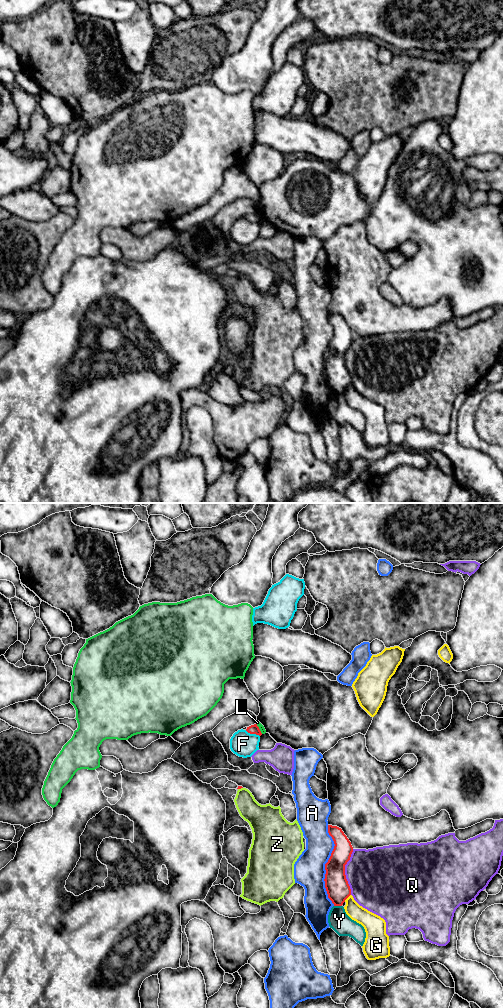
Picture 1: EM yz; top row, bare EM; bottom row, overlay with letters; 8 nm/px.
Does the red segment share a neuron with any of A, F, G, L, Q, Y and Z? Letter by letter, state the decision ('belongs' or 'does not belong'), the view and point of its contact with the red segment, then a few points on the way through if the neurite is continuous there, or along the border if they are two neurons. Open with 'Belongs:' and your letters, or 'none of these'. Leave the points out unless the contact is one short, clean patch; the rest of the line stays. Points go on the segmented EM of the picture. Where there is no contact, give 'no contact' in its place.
Belongs: none of these
A: does not belong | yz (325, 865)
F: does not belong | yz (252, 733)
G: does not belong | yz (347, 897)
L: does not belong | yz (258, 728) | along yz (256, 723), (262, 733)
Q: does not belong | yz (344, 872)
Y: does not belong | yz (338, 905)
Z: does not belong | yz (240, 788)

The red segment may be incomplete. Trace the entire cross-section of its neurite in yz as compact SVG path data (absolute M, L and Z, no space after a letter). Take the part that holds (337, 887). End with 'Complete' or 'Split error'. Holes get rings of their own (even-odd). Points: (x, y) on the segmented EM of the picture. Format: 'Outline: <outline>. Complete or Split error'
Outline: M328 825L328 833L335 846L325 864L325 888L328 898L334 906L342 906L351 895L351 889L345 875L345 865L350 860L353 847L341 828Z. Complete

